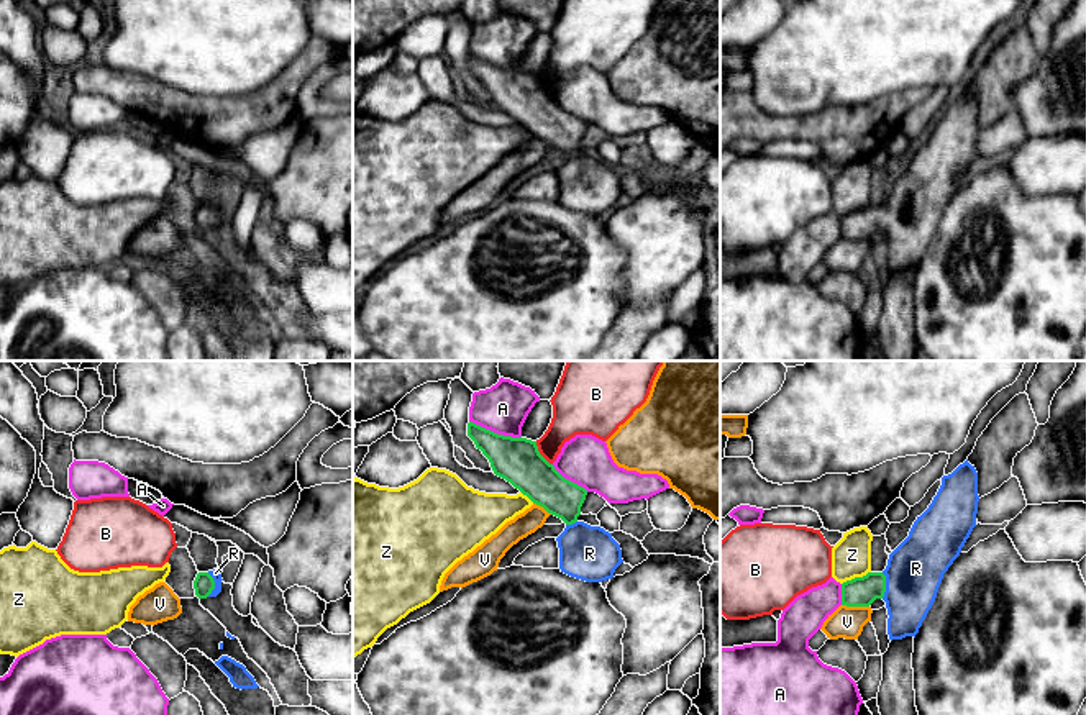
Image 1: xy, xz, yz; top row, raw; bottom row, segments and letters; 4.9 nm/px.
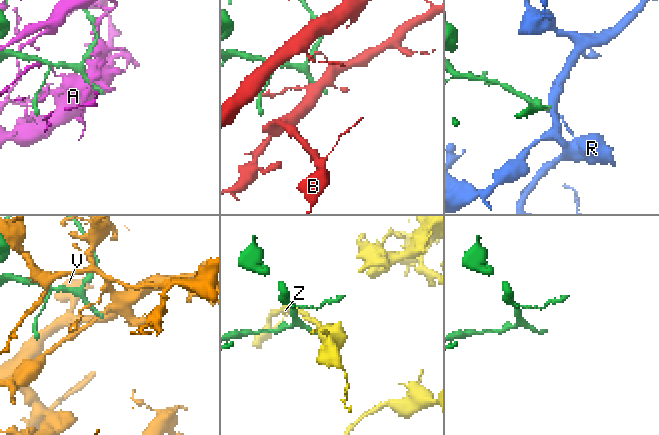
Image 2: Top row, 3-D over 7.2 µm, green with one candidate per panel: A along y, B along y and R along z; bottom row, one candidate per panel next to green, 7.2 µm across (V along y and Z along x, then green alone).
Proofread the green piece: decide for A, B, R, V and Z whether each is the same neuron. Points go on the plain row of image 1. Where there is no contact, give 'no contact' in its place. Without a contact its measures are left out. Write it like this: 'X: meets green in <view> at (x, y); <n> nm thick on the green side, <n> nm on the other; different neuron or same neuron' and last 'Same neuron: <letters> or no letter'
A: meets green in xz at (496, 66); 220 nm thick on the green side, 240 nm on the other; different neuron
B: meets green in xz at (538, 86); 220 nm thick on the green side, 190 nm on the other; different neuron
R: meets green in yz at (885, 218); 140 nm thick on the green side, 280 nm on the other; same neuron
V: meets green in yz at (855, 238); 140 nm thick on the green side, 160 nm on the other; different neuron
Z: meets green in yz at (855, 210); 140 nm thick on the green side, 190 nm on the other; different neuron
Same neuron: R

